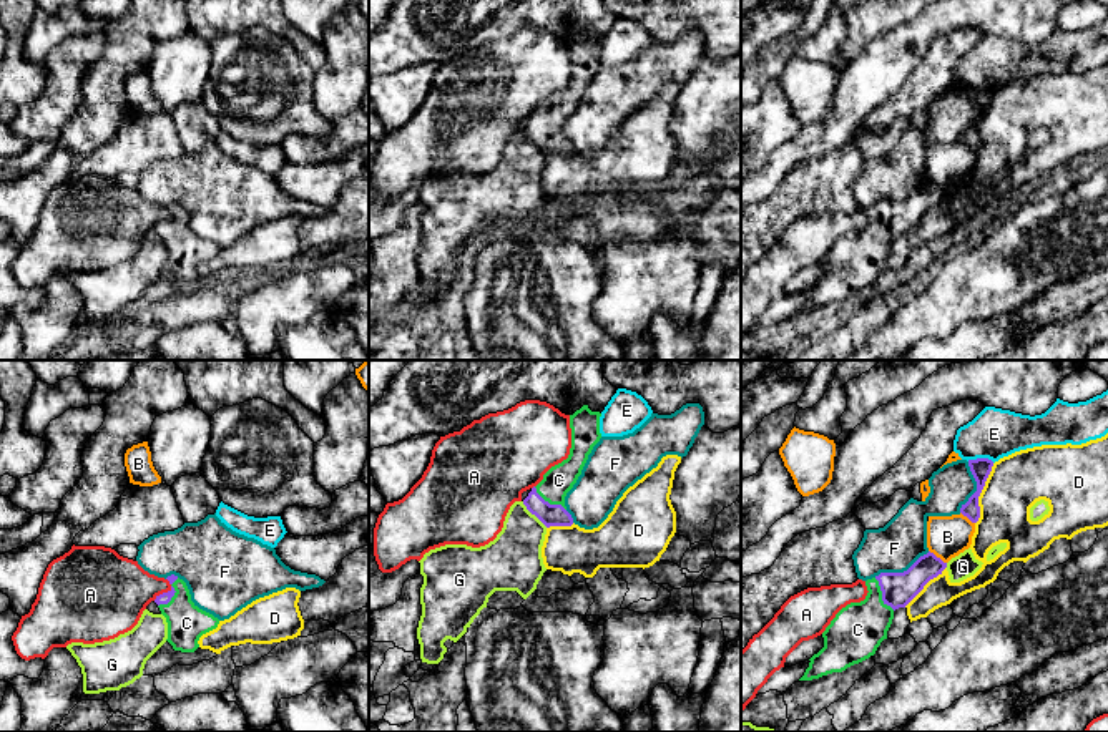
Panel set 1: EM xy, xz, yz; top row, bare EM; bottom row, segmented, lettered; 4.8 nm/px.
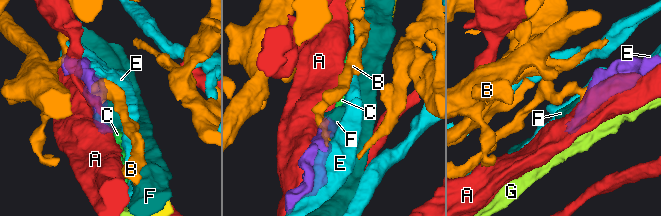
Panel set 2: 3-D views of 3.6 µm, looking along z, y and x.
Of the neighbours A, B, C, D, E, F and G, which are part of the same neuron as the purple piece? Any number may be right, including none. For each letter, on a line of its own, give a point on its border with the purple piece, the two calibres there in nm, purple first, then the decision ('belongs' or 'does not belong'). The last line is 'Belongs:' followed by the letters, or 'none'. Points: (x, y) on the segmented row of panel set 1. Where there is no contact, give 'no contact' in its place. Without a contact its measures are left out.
A: xy (168, 591) | 60/320 nm | does not belong
B: yz (936, 556) | 160/200 nm | does not belong
C: yz (882, 595) | 160/260 nm | belongs
D: yz (980, 492) | 100/280 nm | does not belong
E: yz (980, 458) | 100/240 nm | does not belong
F: yz (901, 573) | 160/240 nm | does not belong
G: xz (534, 513) | 110/280 nm | does not belong
Belongs: C

